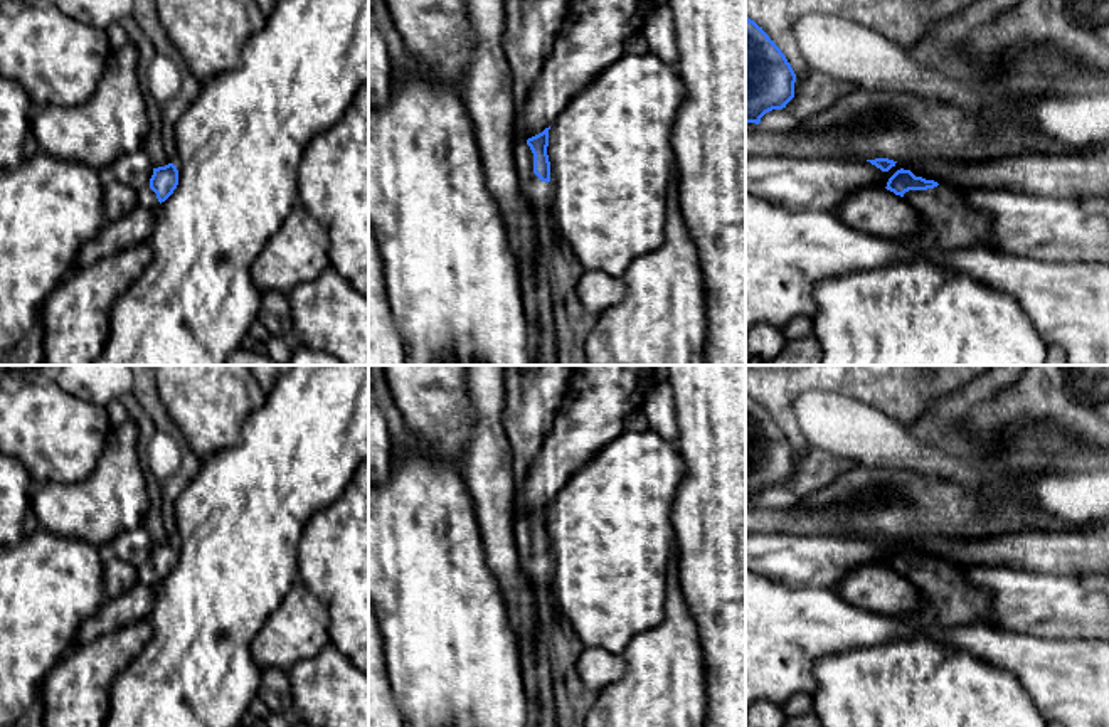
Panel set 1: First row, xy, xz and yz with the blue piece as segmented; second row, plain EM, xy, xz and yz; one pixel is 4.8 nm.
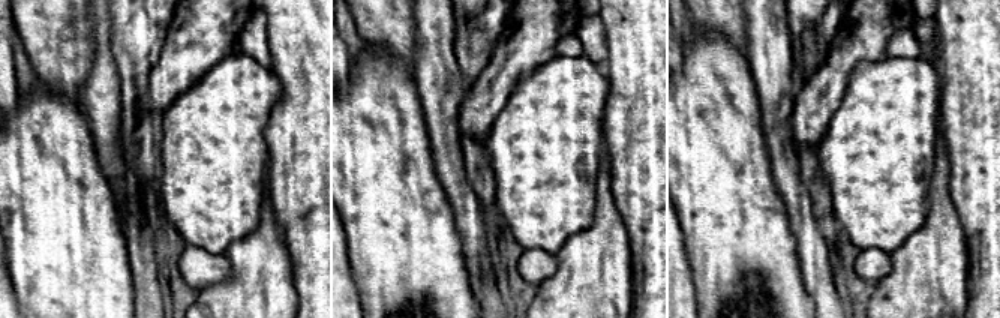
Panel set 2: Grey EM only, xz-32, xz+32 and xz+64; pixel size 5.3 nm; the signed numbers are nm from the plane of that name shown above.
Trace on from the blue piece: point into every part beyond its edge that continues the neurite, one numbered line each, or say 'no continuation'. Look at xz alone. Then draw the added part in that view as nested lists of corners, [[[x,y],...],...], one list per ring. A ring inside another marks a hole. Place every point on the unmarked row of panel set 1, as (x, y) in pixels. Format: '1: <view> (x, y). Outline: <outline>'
1: xz (537, 571). Outline: [[[527,520],[515,523],[517,554],[520,557],[520,569],[527,581],[535,589],[542,604],[550,601],[550,577],[552,567],[547,559],[542,559],[533,550],[533,530]]]

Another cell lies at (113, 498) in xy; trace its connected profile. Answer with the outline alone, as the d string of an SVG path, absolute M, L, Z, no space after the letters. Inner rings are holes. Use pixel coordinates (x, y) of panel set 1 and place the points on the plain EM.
M128 419L109 431L103 454L84 481L39 483L32 488L30 508L47 532L84 540L106 550L121 532L143 527L150 507L143 471L145 461L138 441L138 427Z

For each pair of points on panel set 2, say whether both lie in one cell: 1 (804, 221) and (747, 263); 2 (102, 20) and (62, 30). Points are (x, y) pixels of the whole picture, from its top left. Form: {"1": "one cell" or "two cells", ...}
{"1": "two cells", "2": "two cells"}

